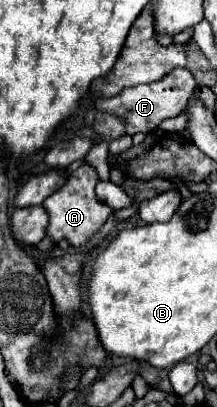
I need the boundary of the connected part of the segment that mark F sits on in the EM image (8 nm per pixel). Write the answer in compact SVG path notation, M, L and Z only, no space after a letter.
M176 67L176 71L170 71L168 75L164 75L164 79L158 79L156 83L146 83L146 85L140 85L140 87L128 87L120 95L114 95L114 97L100 97L98 109L110 111L118 117L124 117L128 135L150 133L164 119L176 117L186 109L188 97L194 93L194 87L196 87L196 81L190 75L190 71L184 69L184 67Z

